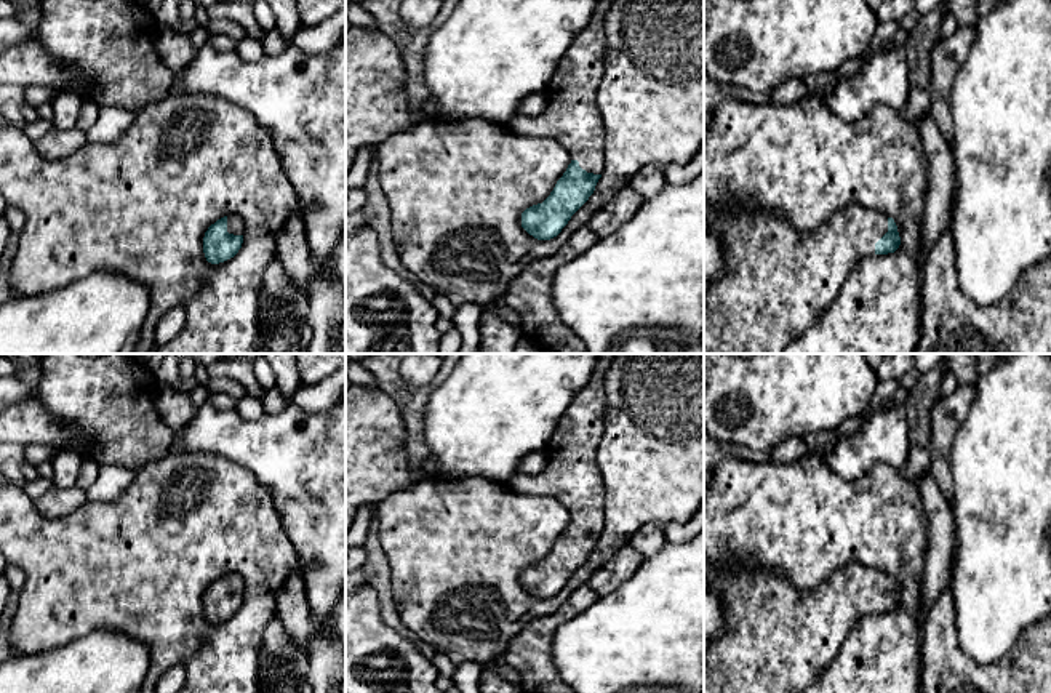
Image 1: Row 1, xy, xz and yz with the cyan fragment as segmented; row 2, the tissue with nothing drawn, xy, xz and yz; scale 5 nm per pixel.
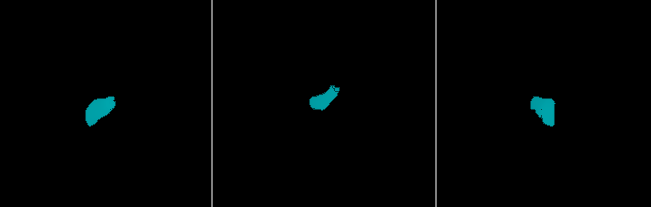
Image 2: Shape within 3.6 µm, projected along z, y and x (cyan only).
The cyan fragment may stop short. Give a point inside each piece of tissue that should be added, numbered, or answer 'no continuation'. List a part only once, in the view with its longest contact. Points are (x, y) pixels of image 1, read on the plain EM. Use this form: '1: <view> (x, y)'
1: yz (778, 639)

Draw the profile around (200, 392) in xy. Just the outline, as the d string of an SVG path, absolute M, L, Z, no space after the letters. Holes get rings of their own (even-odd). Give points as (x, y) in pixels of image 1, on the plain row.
M197 381L195 386L187 394L192 399L194 405L198 408L203 403L208 403L210 392L211 389L208 383Z

